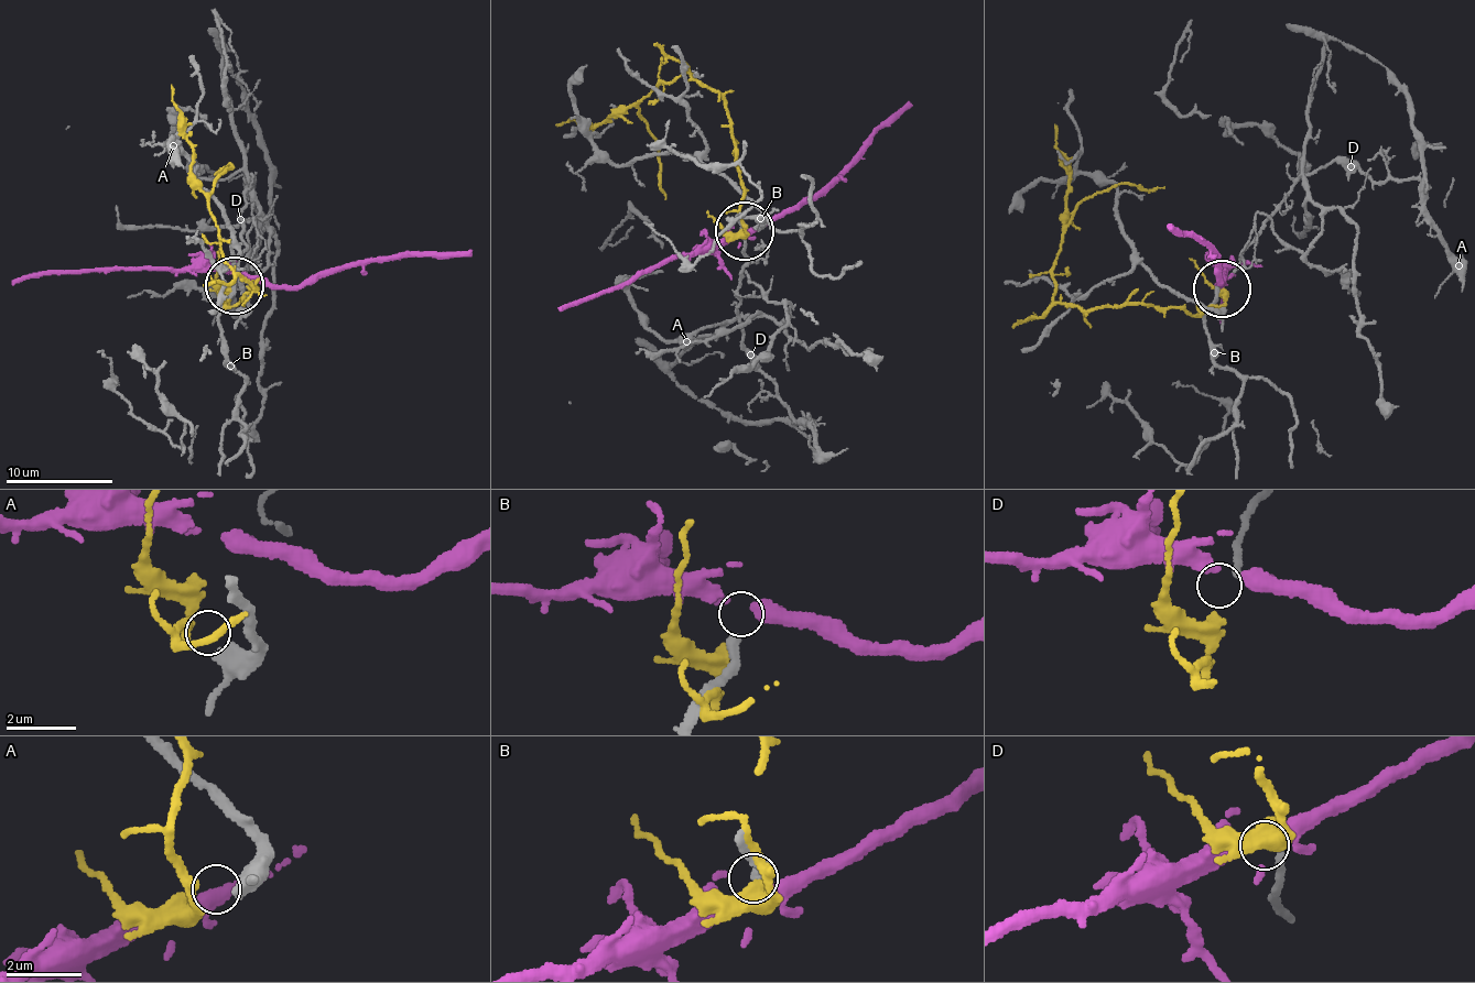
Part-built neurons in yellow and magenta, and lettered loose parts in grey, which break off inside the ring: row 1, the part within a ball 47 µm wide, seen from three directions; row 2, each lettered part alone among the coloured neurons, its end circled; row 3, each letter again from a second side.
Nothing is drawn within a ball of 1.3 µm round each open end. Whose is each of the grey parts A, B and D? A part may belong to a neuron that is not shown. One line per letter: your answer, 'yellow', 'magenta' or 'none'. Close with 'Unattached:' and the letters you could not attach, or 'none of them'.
A: none
B: none
D: none
Unattached: A, B, D

